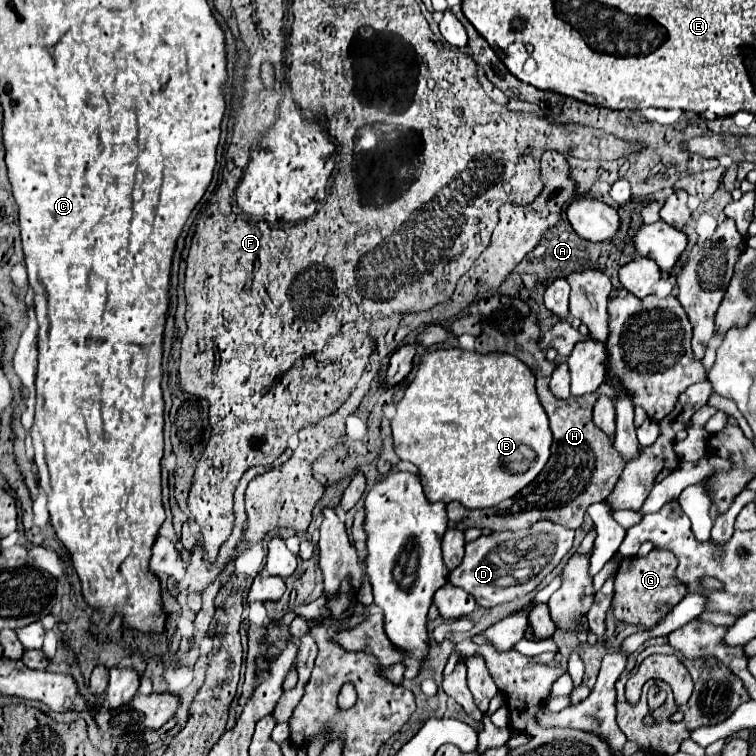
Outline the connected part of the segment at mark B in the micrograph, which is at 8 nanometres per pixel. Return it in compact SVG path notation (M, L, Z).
M461 348L435 350L421 358L415 378L397 402L391 428L395 454L399 460L417 466L427 500L445 504L457 500L469 510L497 506L533 482L547 464L553 442L547 414L535 392L531 368L511 354L481 354Z

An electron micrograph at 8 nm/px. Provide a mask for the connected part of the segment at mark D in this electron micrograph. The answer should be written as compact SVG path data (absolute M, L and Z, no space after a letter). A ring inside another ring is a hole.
M535 522L527 530L517 532L493 532L481 536L465 546L463 562L449 574L453 586L469 592L475 602L483 608L497 606L501 602L511 602L533 592L539 582L561 562L561 558L571 550L575 532L555 522ZM511 564L519 564L525 570L511 570Z

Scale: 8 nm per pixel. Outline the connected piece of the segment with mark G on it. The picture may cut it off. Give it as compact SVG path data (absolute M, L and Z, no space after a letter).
M651 550L647 556L623 558L615 572L613 614L617 620L635 626L655 626L669 610L687 594L683 582L675 582L675 556L669 550Z

